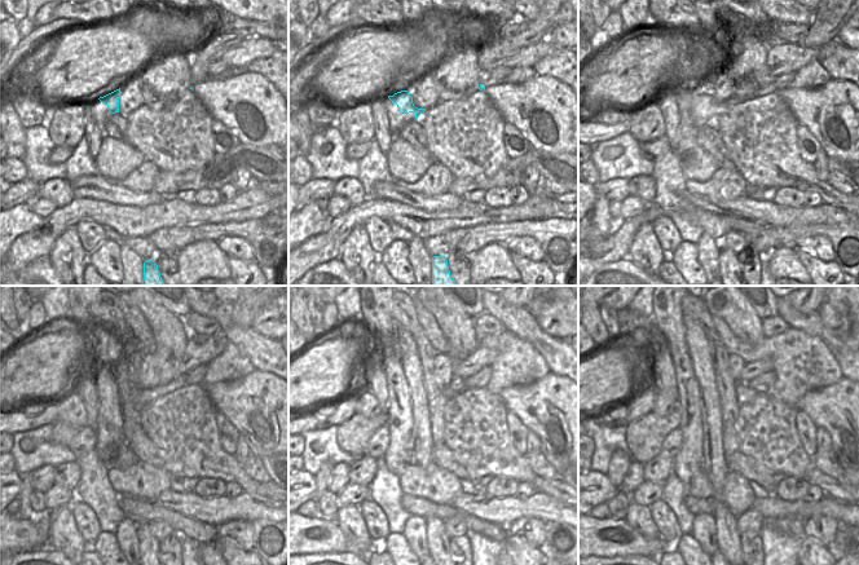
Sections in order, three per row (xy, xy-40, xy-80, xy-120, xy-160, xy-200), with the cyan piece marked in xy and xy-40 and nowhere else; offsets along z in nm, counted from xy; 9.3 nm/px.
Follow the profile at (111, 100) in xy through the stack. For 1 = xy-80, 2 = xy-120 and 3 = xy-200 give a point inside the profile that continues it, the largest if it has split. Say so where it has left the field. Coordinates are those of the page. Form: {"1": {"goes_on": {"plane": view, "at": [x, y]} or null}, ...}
{"1": {"goes_on": {"plane": "xy-80", "at": [701, 102]}}, "2": {"goes_on": {"plane": "xy-120", "at": [131, 397]}}, "3": {"goes_on": {"plane": "xy-200", "at": [714, 464]}}}

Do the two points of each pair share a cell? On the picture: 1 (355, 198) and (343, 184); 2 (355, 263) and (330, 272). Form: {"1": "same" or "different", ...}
{"1": "same", "2": "different"}

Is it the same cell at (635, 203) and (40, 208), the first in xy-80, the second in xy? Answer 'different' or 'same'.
same

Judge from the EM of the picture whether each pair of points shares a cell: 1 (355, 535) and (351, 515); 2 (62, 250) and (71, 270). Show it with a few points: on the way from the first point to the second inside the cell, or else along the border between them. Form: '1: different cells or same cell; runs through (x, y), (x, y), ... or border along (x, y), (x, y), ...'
1: same cell; runs through (355, 530), (351, 520)
2: same cell; runs through (67, 255), (67, 265)

